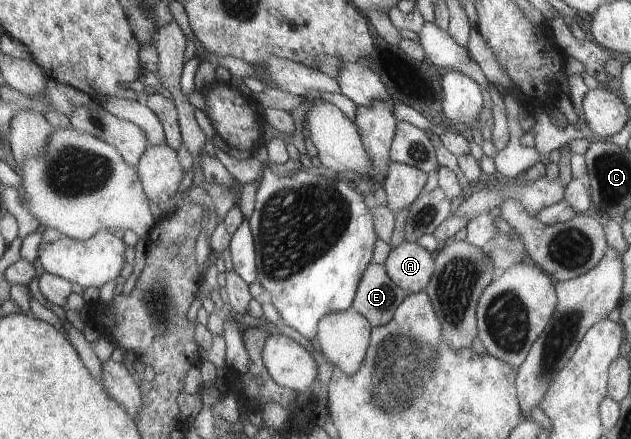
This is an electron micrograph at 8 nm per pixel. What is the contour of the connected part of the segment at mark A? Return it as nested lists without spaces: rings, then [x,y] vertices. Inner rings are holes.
[[[403,241],[390,249],[383,267],[397,287],[412,293],[425,291],[435,269],[435,260],[424,247],[415,242]]]

